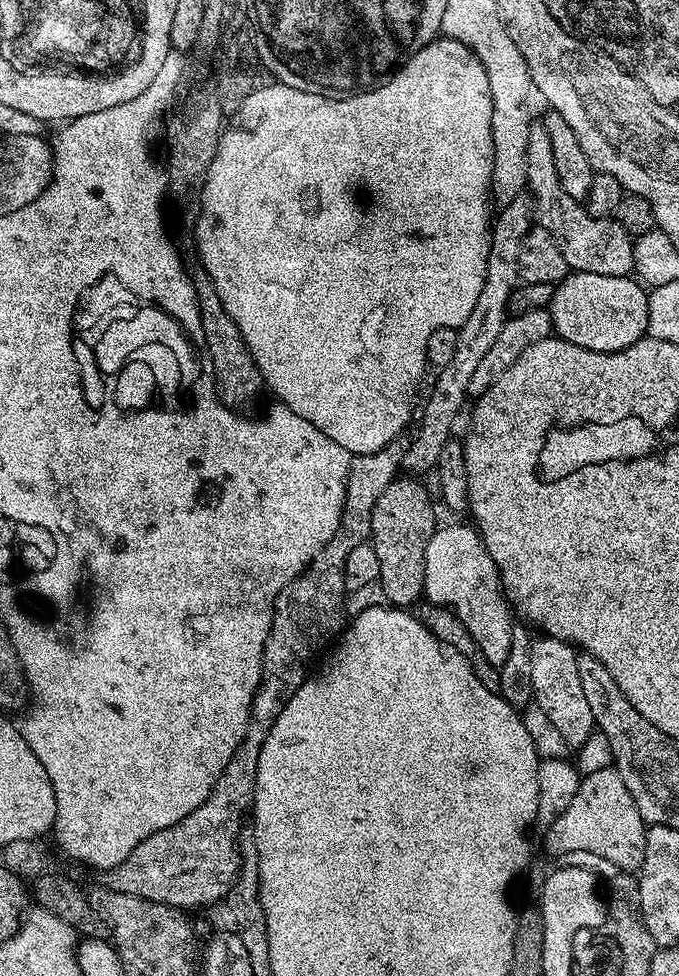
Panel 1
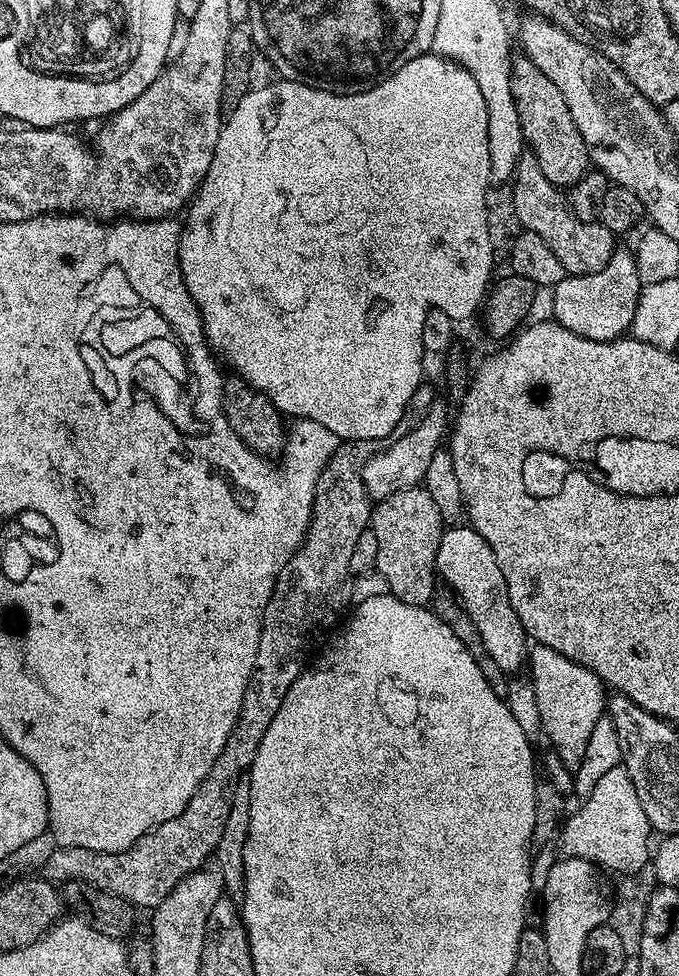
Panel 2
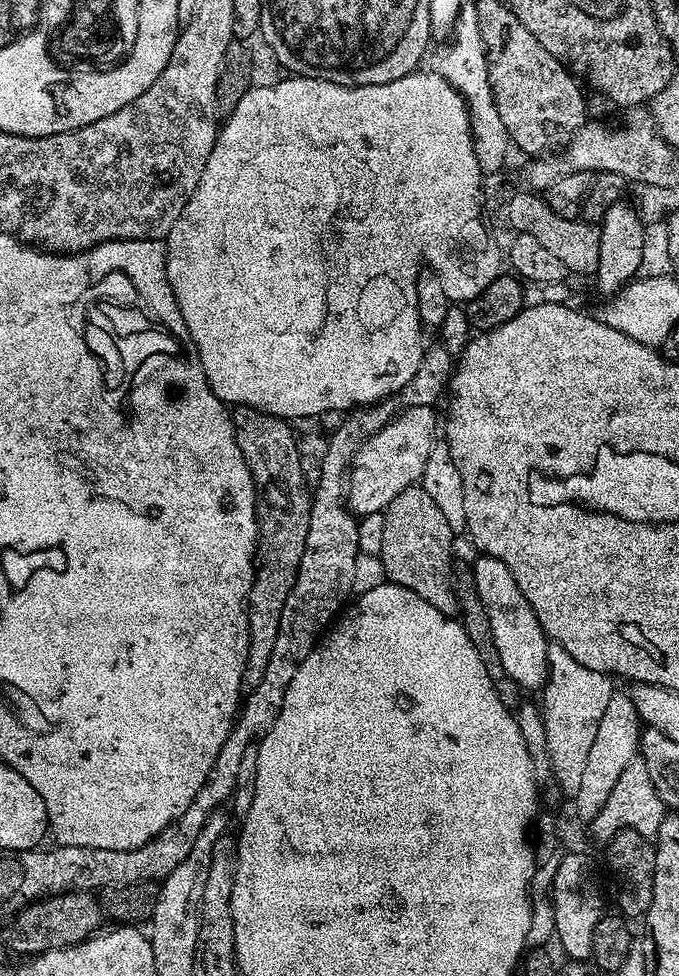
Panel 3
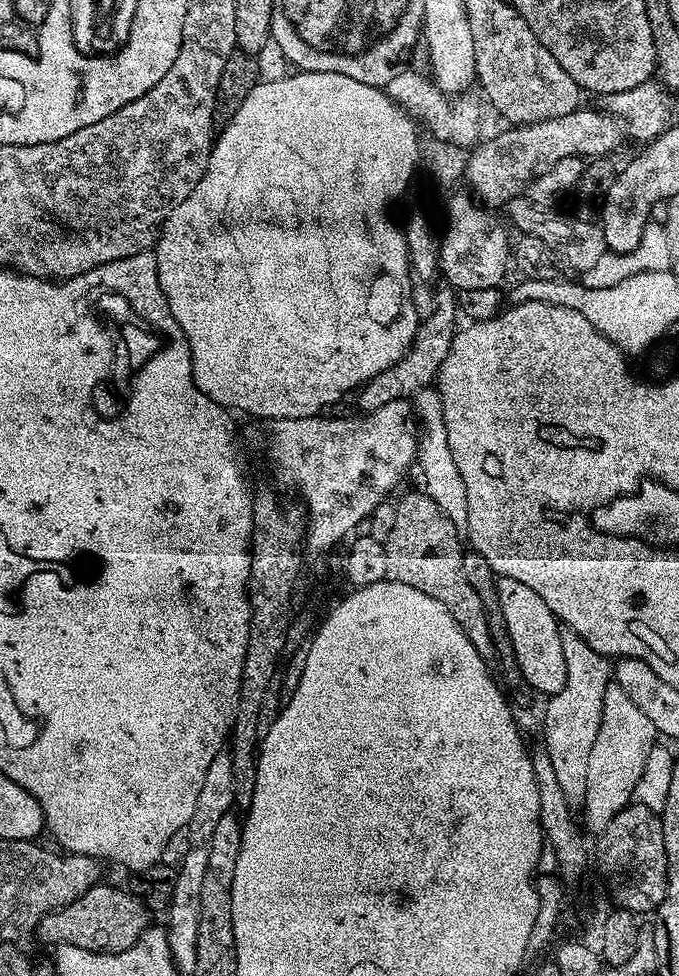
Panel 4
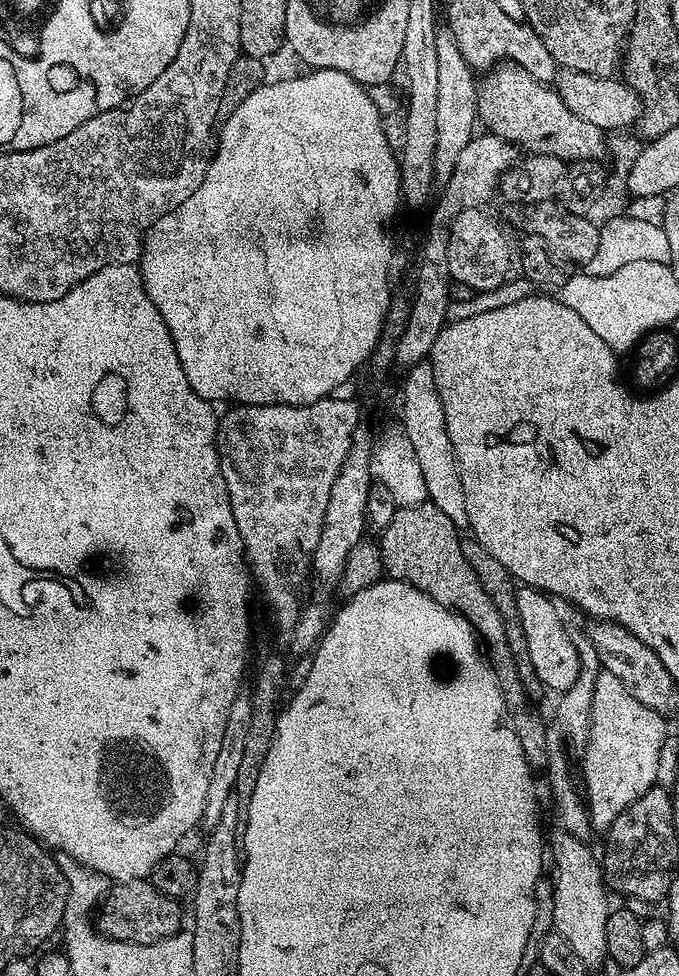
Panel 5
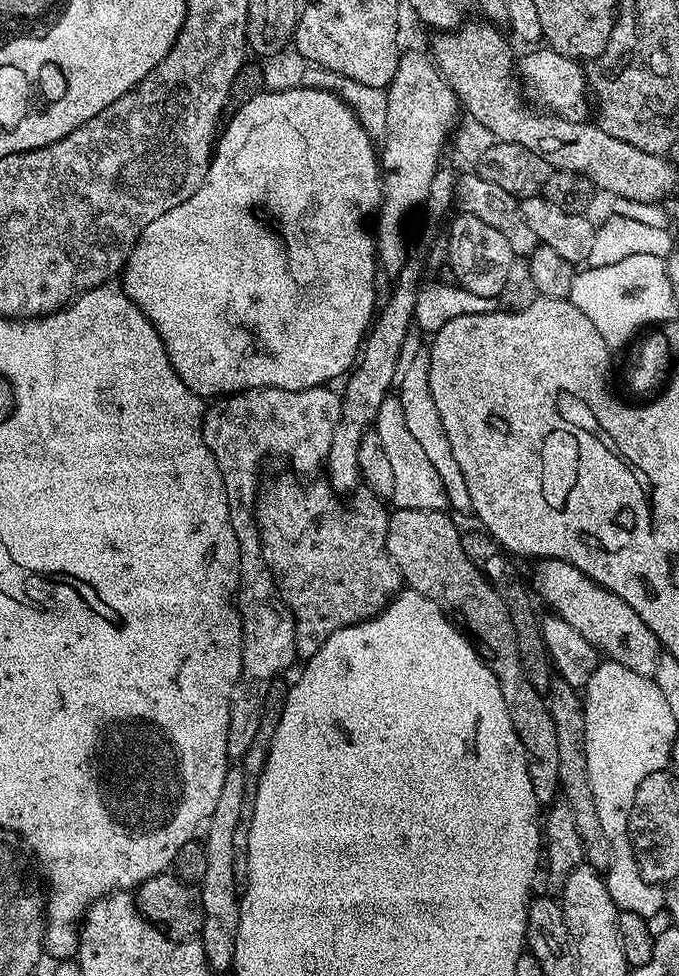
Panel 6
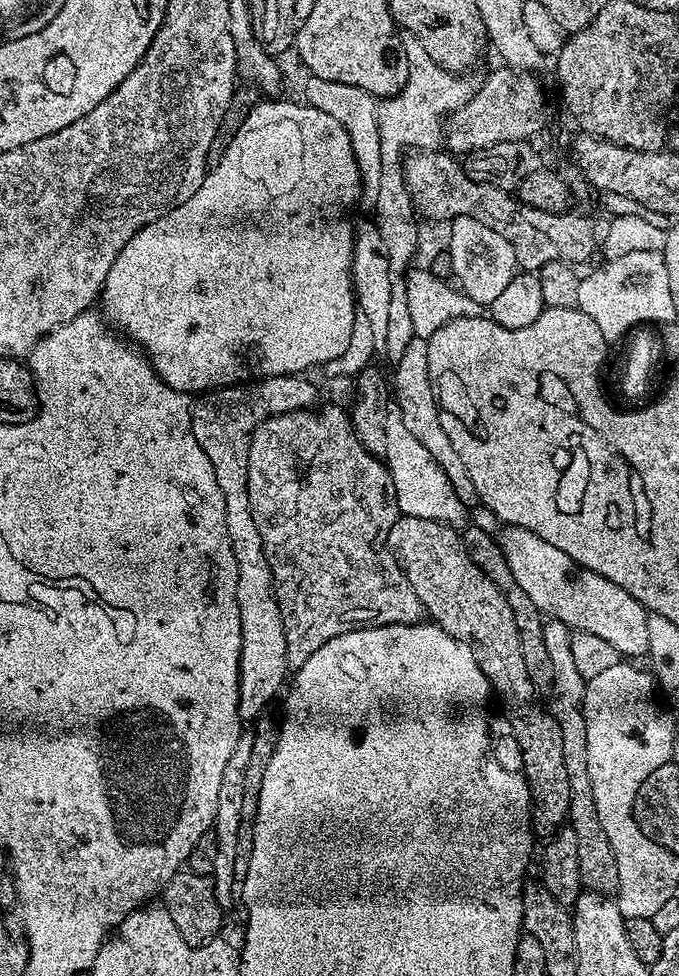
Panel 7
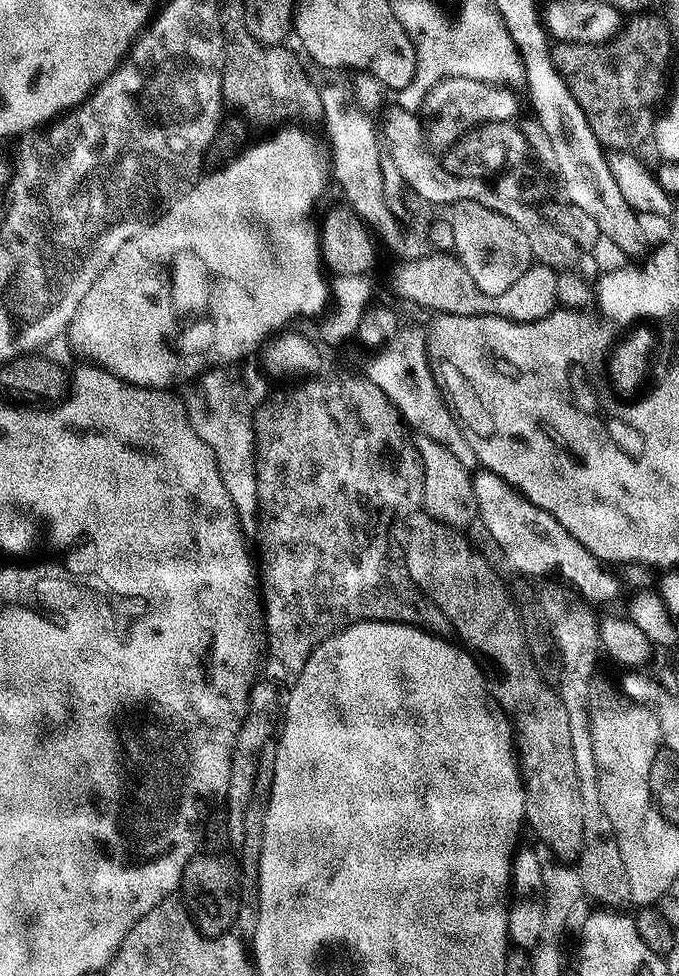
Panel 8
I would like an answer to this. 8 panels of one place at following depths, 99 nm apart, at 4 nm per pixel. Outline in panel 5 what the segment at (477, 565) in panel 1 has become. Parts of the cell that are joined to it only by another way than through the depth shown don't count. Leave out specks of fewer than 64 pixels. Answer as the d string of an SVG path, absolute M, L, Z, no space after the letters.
M520 586L515 589L518 615L521 618L522 629L526 634L529 660L533 663L538 678L544 683L545 689L554 690L559 694L570 690L578 679L580 669L580 655L574 650L574 642L570 642L566 626L562 618L558 618L555 603L538 588Z

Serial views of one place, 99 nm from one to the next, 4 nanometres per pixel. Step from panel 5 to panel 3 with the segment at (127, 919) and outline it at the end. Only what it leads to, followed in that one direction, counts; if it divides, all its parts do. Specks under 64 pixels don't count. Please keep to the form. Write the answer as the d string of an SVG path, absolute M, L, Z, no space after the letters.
M64 892L61 896L46 896L42 900L33 900L10 921L12 929L6 937L9 949L13 953L39 954L52 948L69 948L72 944L81 944L106 920L101 901L99 904L94 897L92 892Z

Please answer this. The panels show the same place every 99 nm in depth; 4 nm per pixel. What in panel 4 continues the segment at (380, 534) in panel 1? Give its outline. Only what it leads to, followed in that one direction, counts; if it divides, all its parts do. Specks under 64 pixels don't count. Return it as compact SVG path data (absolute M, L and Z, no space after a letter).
M423 490L408 492L400 501L395 501L396 513L394 526L385 540L385 558L387 579L397 580L406 586L414 586L414 590L422 590L422 594L430 594L458 622L458 626L468 635L470 642L478 650L478 654L489 666L497 663L494 638L491 637L486 610L477 592L471 588L463 573L462 558L465 553L461 536L454 530L454 522L438 510L434 502Z

